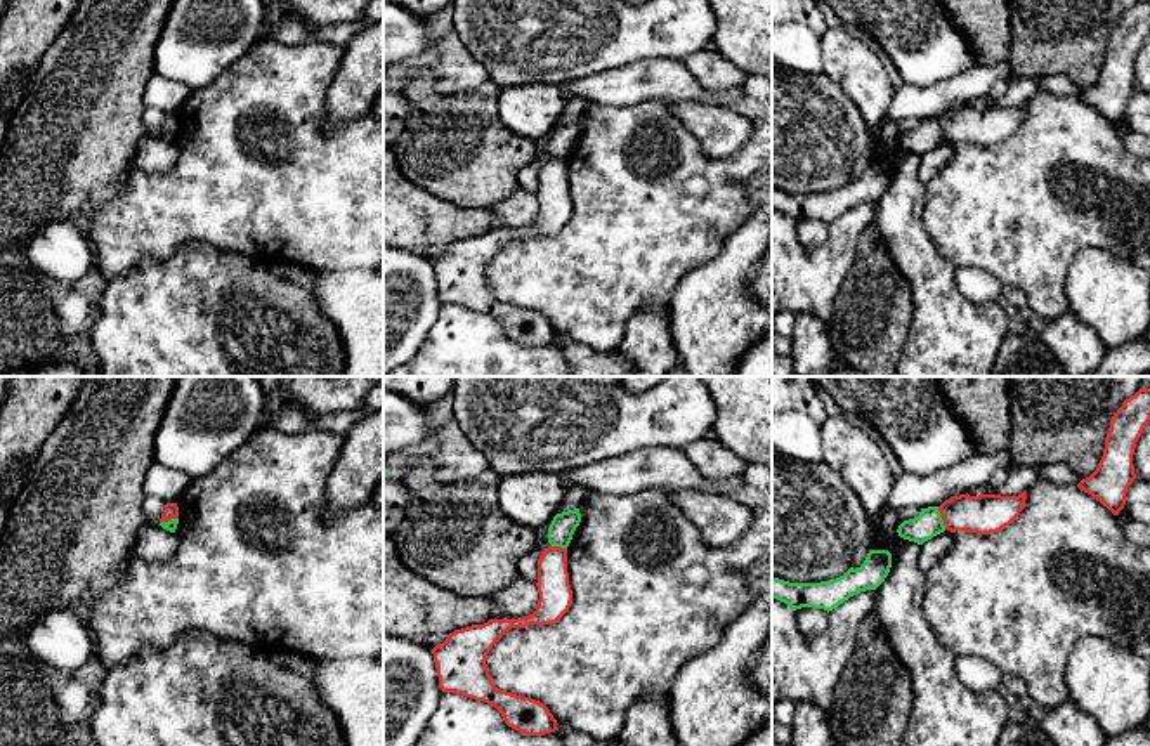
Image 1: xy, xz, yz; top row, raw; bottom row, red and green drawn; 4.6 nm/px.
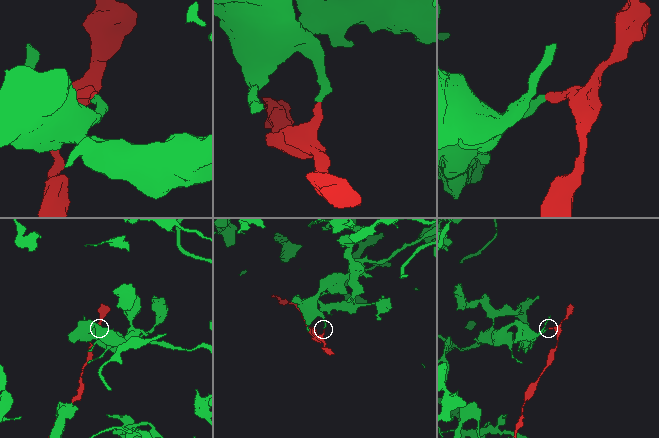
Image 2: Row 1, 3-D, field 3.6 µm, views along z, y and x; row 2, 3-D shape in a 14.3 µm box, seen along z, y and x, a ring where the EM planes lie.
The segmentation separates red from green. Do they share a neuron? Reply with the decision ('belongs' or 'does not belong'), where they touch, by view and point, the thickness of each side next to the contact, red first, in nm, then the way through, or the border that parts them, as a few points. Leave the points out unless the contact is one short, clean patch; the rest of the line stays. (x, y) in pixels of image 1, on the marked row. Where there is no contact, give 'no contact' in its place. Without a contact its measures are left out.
does not belong; contact yz (942, 517); calibres 190 and 120 nm; border yz (937, 507), (946, 528)

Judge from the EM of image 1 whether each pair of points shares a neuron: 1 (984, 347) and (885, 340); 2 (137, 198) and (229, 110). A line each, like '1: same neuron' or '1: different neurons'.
1: different neurons
2: same neuron

